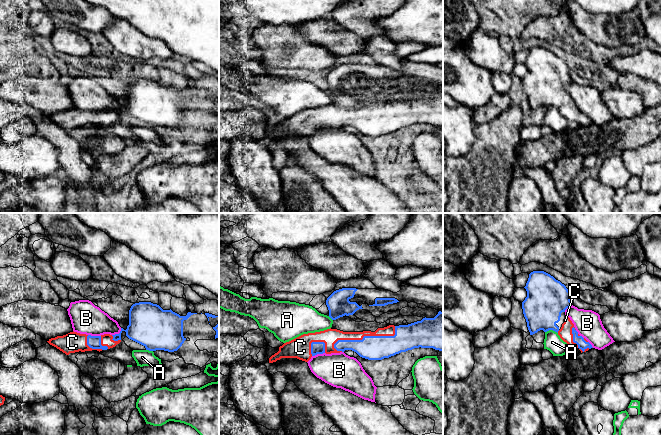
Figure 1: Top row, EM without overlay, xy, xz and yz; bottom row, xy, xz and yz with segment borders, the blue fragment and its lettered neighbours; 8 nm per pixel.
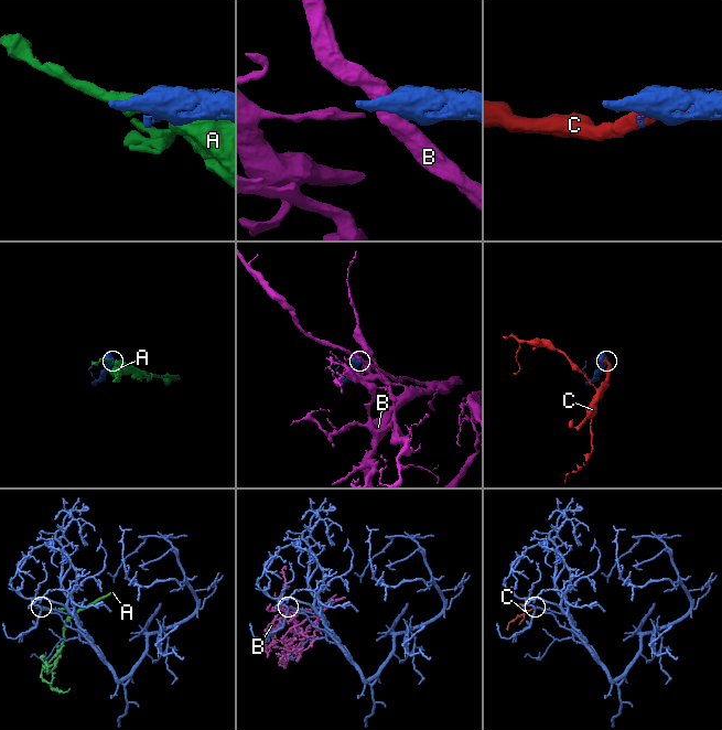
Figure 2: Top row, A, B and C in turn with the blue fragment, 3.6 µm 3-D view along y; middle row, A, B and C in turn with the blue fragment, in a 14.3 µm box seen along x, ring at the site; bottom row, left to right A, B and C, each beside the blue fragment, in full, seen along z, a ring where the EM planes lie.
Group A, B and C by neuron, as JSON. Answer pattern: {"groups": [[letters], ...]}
{"groups": [["A"], ["B"], ["C"]]}

